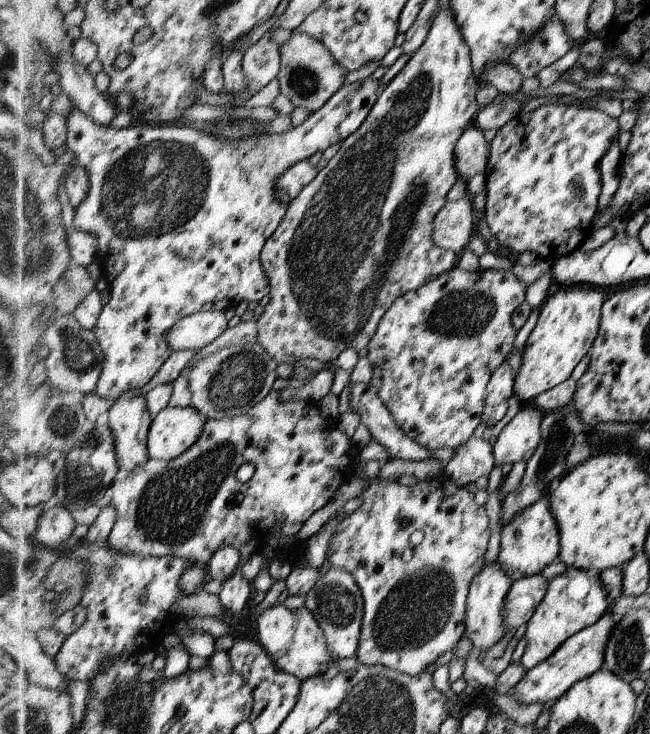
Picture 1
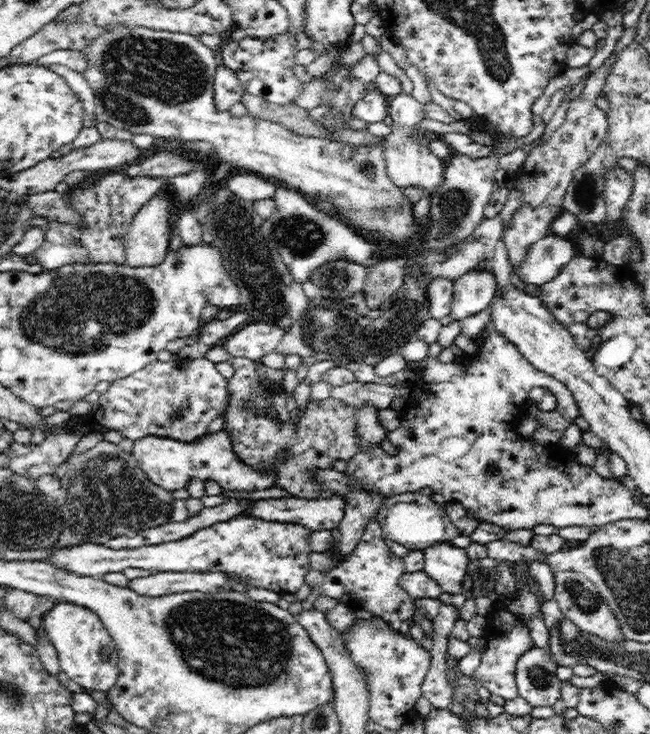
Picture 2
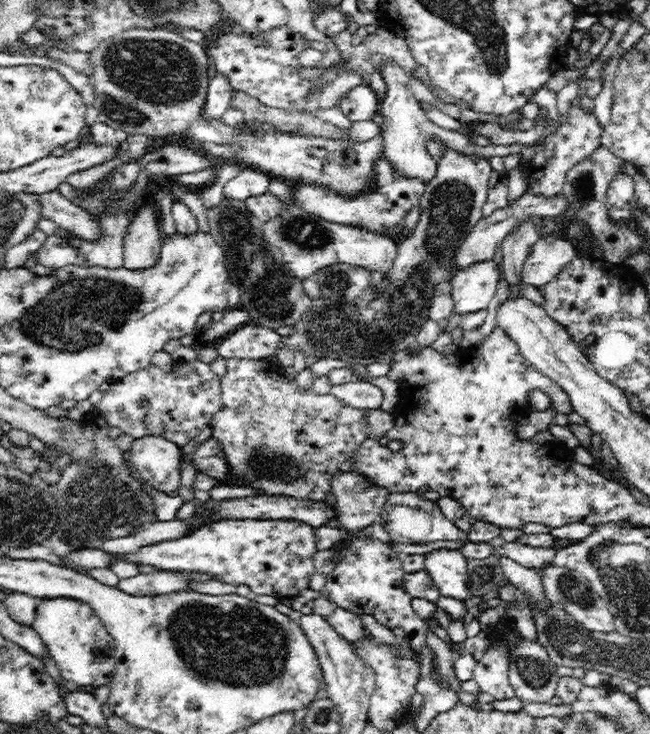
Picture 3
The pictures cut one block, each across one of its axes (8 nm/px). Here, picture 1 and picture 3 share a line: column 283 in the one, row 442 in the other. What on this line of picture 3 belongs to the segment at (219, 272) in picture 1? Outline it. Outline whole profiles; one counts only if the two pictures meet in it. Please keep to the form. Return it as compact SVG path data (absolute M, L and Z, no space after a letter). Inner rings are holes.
M156 435L135 439L128 458L142 479L164 493L180 488L182 447ZM206 440L196 448L192 454L192 464L196 472L202 472L210 478L214 478L219 485L230 474L230 467L224 459L224 450L216 440Z

